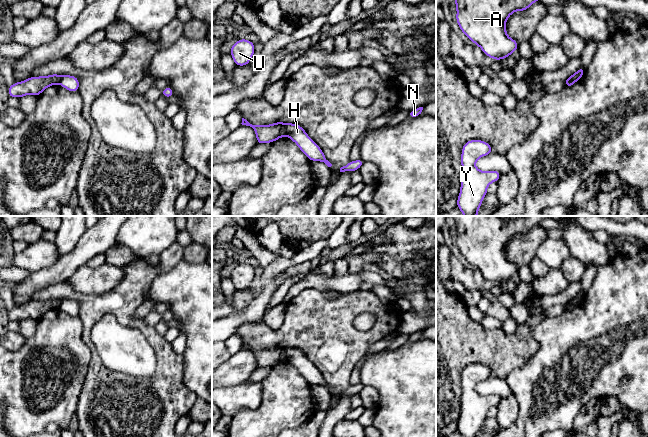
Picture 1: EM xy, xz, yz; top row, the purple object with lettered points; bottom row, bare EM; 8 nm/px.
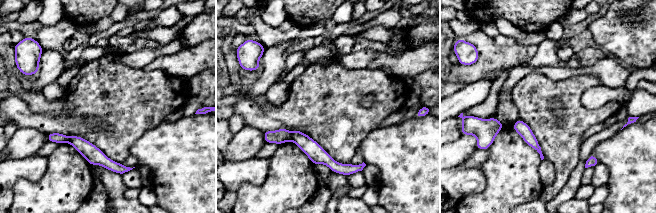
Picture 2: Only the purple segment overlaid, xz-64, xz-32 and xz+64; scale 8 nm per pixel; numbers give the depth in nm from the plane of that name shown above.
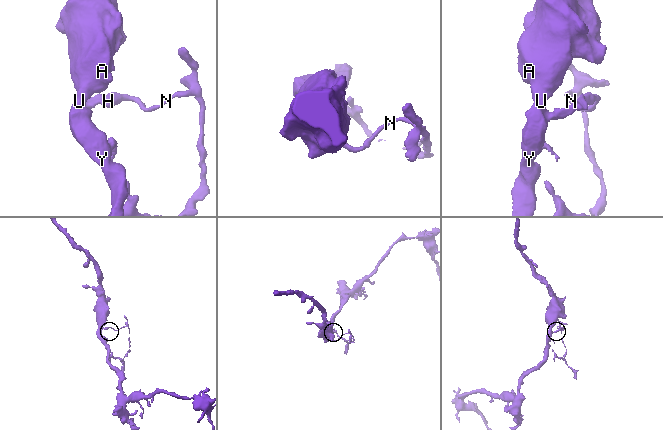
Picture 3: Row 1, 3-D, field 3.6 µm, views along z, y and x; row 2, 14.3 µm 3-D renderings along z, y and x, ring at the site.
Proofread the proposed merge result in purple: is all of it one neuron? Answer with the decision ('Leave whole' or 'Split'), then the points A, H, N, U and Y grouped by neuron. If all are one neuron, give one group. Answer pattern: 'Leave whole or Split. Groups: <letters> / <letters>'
Split. Groups: A U Y / H N

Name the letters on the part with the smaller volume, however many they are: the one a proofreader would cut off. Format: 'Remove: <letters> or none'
Remove: H, N

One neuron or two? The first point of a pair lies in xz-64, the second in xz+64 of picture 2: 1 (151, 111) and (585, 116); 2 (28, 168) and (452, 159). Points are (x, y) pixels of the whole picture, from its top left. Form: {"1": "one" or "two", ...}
{"1": "one", "2": "two"}

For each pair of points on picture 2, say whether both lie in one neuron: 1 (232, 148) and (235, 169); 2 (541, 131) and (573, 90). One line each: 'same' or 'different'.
1: different
2: same

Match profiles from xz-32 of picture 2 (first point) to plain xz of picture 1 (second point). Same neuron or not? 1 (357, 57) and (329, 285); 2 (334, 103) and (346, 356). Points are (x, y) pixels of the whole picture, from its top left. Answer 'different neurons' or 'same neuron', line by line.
1: same neuron
2: same neuron

